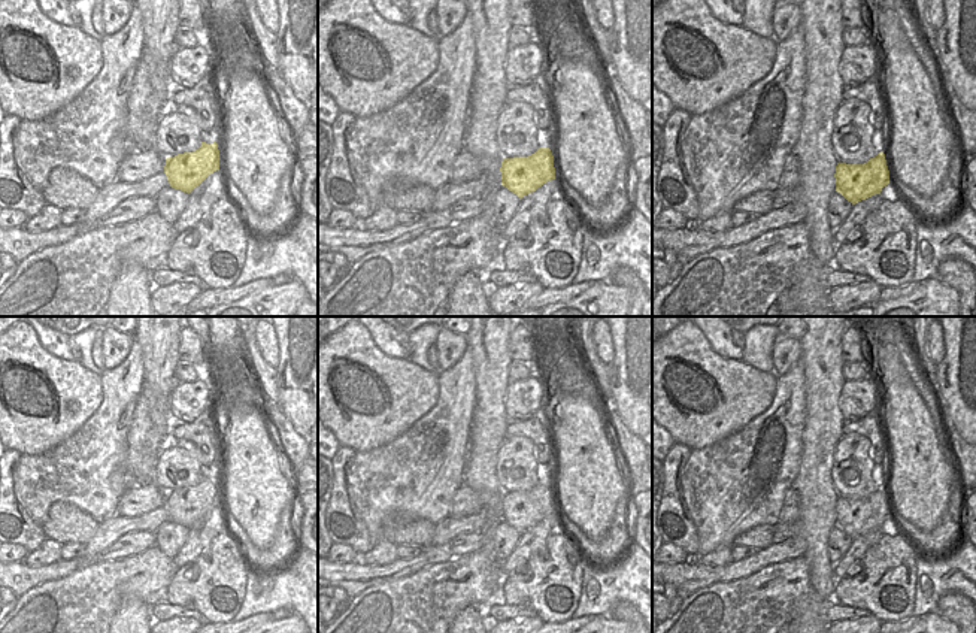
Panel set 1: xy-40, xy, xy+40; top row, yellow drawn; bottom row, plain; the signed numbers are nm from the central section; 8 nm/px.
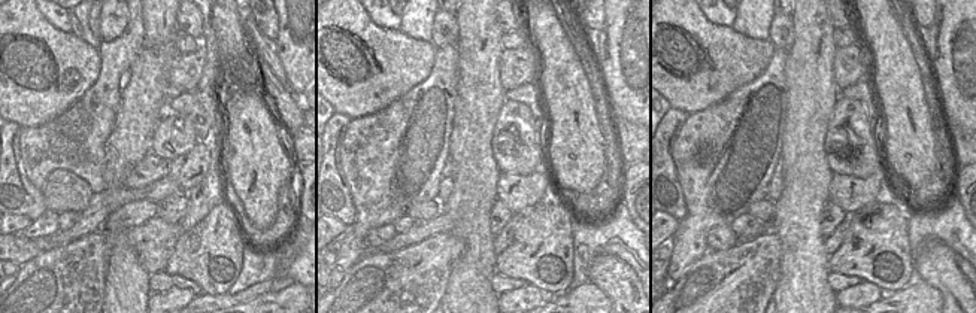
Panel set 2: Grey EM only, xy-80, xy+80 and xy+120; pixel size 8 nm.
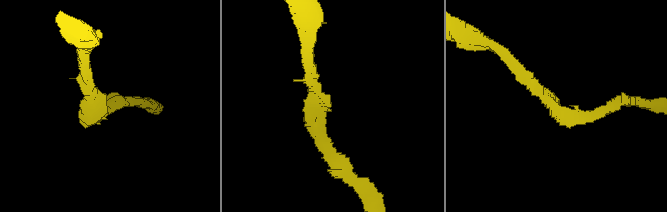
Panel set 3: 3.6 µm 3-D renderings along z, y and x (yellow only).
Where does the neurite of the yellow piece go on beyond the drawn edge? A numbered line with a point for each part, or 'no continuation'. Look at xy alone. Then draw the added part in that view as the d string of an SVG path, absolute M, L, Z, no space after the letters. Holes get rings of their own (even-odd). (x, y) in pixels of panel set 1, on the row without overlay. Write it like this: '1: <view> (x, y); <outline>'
no continuation

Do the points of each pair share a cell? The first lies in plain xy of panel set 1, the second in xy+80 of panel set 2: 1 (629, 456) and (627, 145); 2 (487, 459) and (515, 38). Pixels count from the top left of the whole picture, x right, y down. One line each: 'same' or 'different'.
1: same
2: different

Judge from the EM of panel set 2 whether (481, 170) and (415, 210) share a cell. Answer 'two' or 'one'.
two

